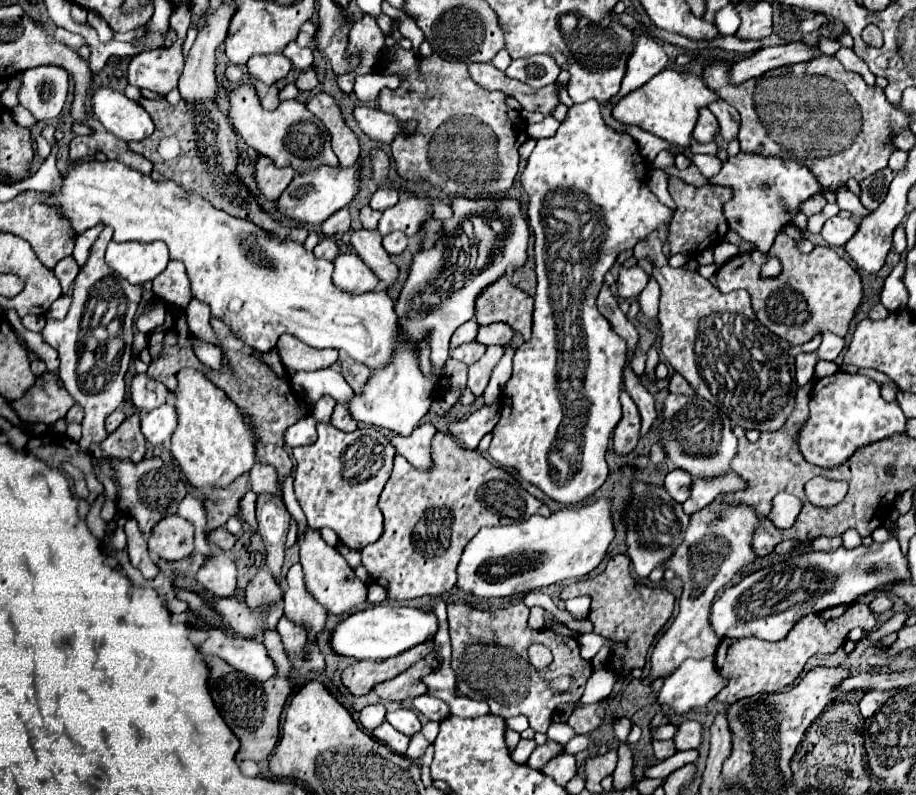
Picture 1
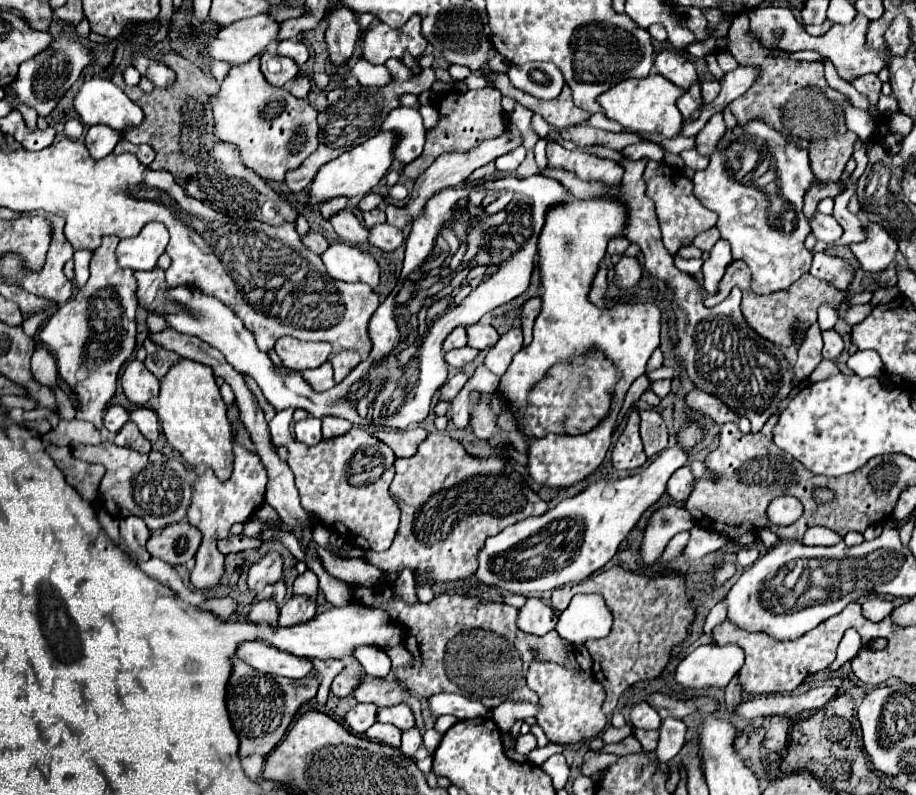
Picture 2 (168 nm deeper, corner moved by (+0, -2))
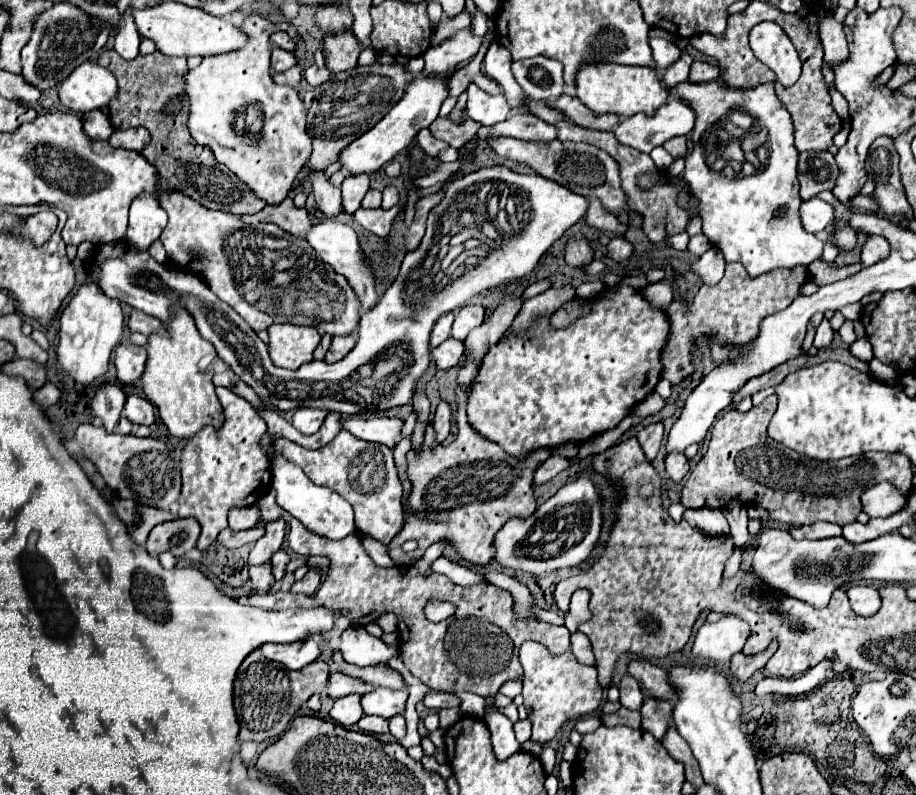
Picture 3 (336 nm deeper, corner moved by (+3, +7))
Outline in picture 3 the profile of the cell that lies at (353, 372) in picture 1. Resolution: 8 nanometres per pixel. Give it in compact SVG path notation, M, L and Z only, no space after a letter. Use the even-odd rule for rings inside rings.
M351 335L333 337L333 343L331 343L329 351L327 351L325 361L327 361L327 363L337 363L337 361L341 361L353 347L355 347L355 337L351 337Z

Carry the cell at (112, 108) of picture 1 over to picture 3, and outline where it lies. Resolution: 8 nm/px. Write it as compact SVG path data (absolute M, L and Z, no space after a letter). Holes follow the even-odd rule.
M97 63L79 65L57 87L61 103L75 113L87 113L107 107L113 97L117 97L117 89L119 87L113 73Z

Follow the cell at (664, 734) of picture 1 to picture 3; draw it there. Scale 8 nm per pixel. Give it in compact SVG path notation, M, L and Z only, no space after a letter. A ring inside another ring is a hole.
M631 675L623 677L623 681L621 681L621 685L619 685L619 691L621 691L621 705L623 705L623 707L635 709L635 711L641 709L645 697L643 697L643 693L641 693L639 683L637 683Z

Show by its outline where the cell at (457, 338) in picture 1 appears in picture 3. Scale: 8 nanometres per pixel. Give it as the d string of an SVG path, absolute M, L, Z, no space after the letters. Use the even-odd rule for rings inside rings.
M449 313L449 315L445 315L445 317L441 317L437 323L435 323L435 327L433 327L433 333L431 333L431 347L437 347L437 345L441 345L445 339L449 339L449 335L451 335L451 325L453 325L453 313Z

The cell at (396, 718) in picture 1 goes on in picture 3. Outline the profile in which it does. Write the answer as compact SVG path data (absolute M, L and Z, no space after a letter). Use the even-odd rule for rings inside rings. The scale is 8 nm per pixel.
M377 687L375 691L367 693L361 697L361 707L365 715L379 715L385 719L391 719L395 715L405 713L405 703L407 703L407 691L391 691L391 689L381 689Z

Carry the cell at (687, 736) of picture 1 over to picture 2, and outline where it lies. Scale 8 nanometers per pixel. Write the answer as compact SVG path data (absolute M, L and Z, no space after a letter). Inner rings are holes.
M666 718L666 720L662 720L658 734L660 734L660 738L658 738L656 756L660 762L668 762L684 746L686 724L682 720L676 720L676 718Z

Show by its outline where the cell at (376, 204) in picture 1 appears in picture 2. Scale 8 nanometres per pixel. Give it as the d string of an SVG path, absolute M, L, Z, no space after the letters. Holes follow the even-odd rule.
M368 192L368 194L364 194L364 196L360 198L358 210L360 210L360 212L368 212L368 210L380 206L380 204L382 204L382 196L376 194L376 192Z

